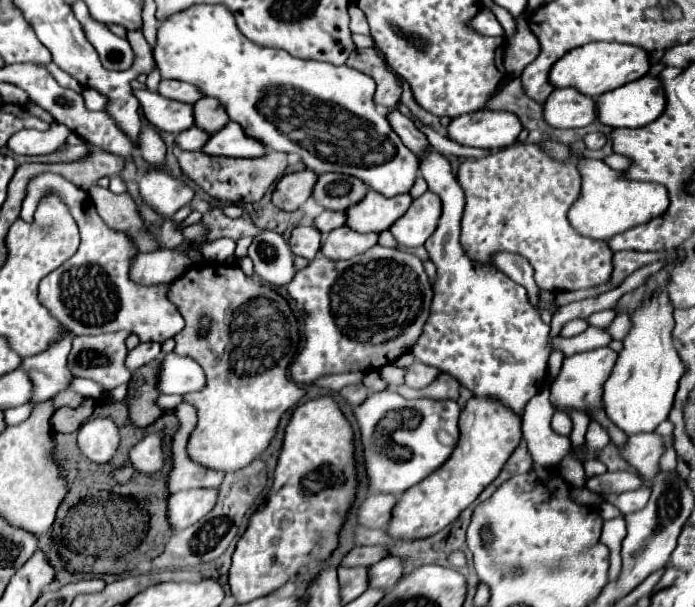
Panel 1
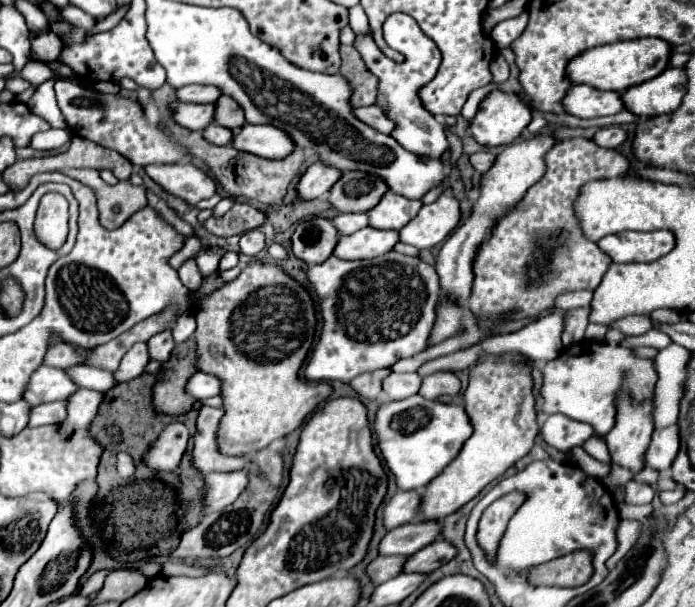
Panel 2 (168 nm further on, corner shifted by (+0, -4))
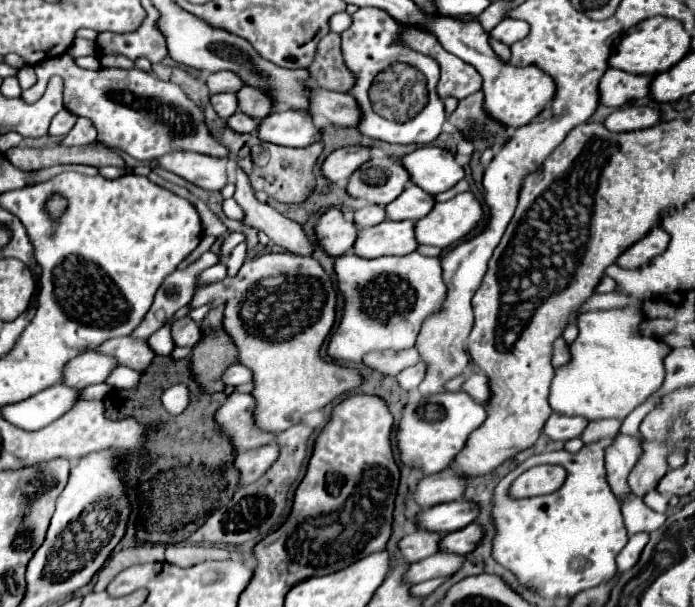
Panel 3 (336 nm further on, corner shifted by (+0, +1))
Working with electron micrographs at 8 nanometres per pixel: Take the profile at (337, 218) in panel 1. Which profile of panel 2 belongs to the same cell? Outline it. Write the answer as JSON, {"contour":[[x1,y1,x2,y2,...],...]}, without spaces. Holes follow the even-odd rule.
{"contour":[[340,213,332,223,340,235,352,235,368,225,368,213]]}

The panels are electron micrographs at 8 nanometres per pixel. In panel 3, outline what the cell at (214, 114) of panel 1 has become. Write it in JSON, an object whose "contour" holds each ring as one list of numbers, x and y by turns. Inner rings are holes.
{"contour":[[244,86,244,88,240,88,236,92,236,98,240,102,240,110,238,112,244,112,250,118,256,118,256,122,260,122,264,116,268,116,272,112,270,98,258,88]]}

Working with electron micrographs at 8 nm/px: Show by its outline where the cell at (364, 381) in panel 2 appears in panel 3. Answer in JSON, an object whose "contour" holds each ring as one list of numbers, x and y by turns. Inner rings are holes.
{"contour":[[416,348,402,350,402,352,392,352,392,350,370,352,364,356,364,364,382,376,396,376,400,370,416,364,418,360,420,356]]}

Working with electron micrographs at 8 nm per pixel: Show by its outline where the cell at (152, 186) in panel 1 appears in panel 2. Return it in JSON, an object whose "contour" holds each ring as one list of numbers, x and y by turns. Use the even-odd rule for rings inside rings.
{"contour":[[192,163,148,165,146,173,168,193,186,199,190,205,196,205,198,201,208,199,216,193,216,181,204,169]]}

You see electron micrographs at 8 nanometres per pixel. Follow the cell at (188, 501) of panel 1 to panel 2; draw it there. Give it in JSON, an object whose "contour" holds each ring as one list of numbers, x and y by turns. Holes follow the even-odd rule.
{"contour":[[248,469,240,471,228,471,228,473,218,473,212,471,206,475,206,513,224,509,226,505,234,503,240,493,248,487]]}

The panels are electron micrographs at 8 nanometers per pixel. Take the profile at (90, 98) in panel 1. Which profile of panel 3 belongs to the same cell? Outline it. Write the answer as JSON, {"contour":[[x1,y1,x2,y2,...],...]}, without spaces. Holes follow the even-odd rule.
{"contour":[[214,72,206,78,206,86,210,94,220,94,220,92,234,92,234,88,242,88,242,80,234,72]]}

